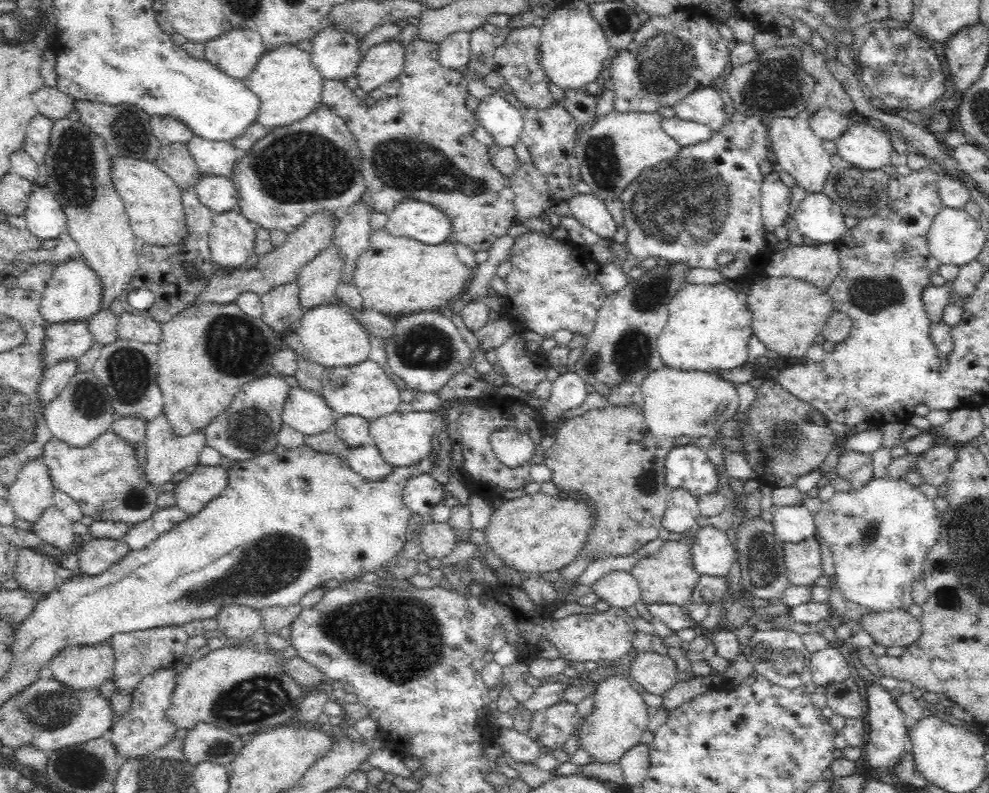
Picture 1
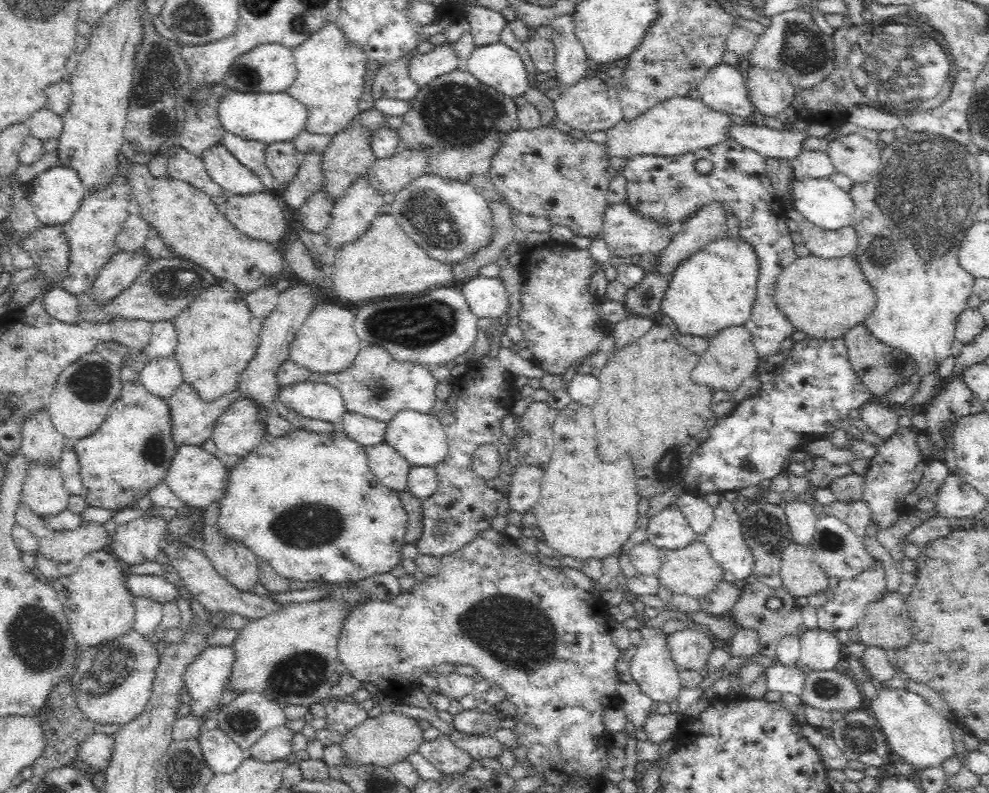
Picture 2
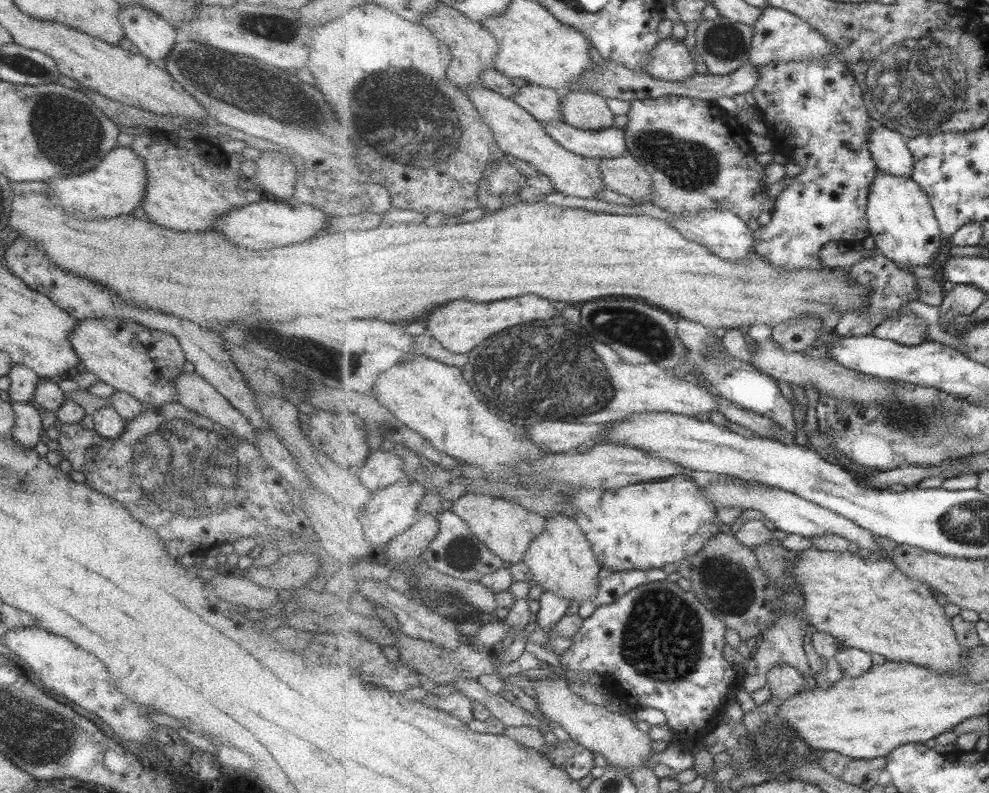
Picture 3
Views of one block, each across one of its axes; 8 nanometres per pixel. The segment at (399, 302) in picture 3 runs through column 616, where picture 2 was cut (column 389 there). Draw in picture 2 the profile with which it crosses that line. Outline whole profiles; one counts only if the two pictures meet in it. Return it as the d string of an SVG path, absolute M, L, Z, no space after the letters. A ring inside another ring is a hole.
M383 213L372 220L360 238L335 247L335 261L327 271L335 295L348 302L364 302L390 294L414 294L454 280L450 265L428 258L402 232L393 215Z

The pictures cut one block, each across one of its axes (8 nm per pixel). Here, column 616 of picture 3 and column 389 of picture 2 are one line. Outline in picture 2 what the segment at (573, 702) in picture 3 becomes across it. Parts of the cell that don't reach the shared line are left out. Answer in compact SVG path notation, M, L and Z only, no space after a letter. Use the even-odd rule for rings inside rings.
M392 711L366 719L342 737L340 747L346 752L344 765L376 765L388 768L391 764L405 760L408 755L417 751L420 743L425 739L418 721L402 712Z

